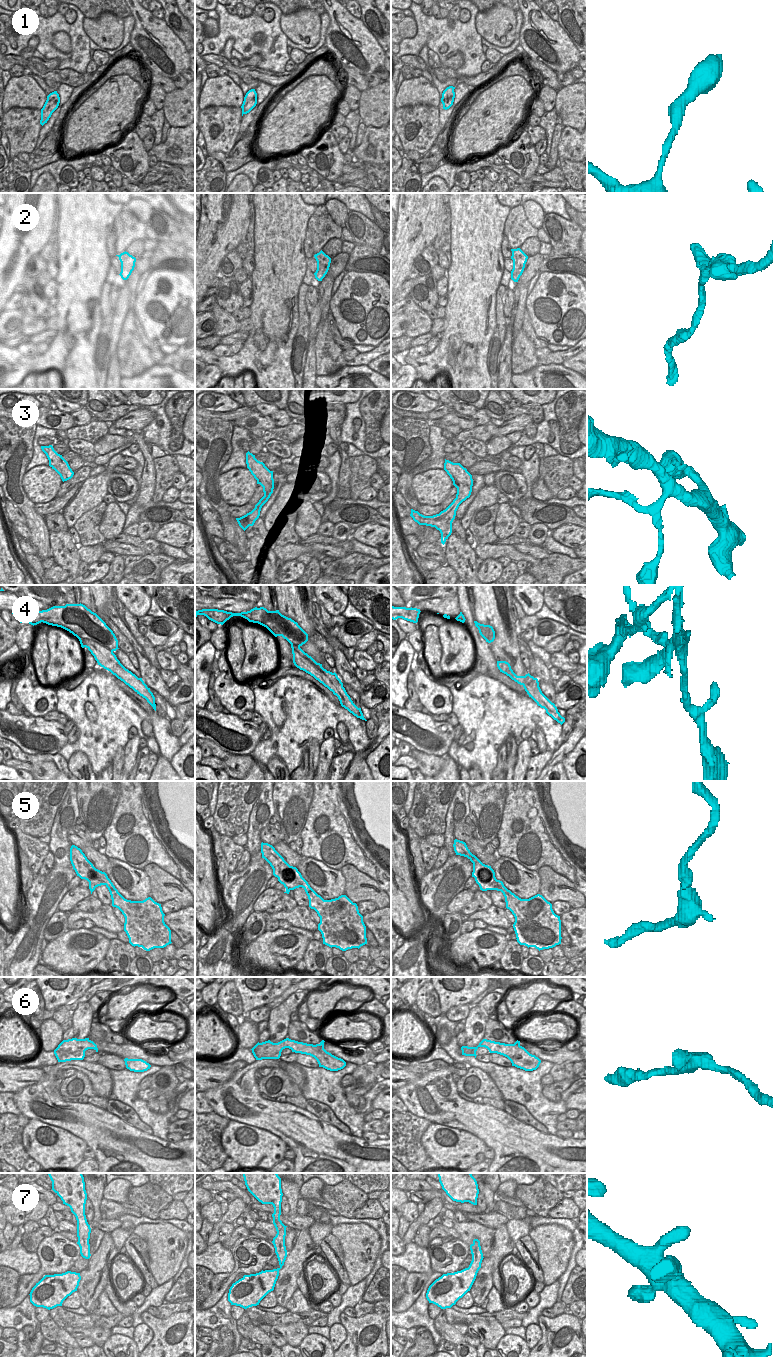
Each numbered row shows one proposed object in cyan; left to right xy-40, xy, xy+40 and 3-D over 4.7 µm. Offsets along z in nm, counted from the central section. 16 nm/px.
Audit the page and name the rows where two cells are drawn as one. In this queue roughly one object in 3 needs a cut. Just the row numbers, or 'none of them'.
2, 4

